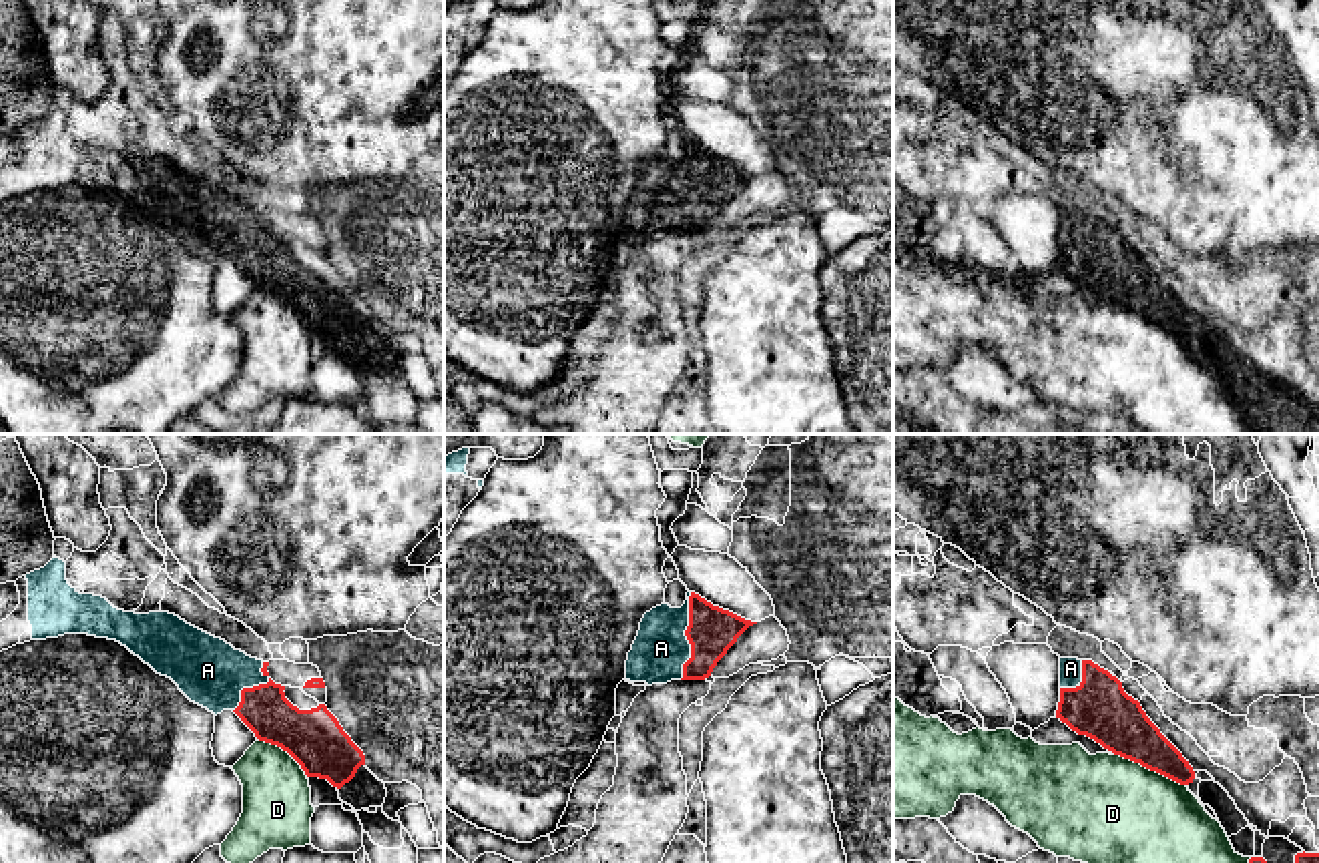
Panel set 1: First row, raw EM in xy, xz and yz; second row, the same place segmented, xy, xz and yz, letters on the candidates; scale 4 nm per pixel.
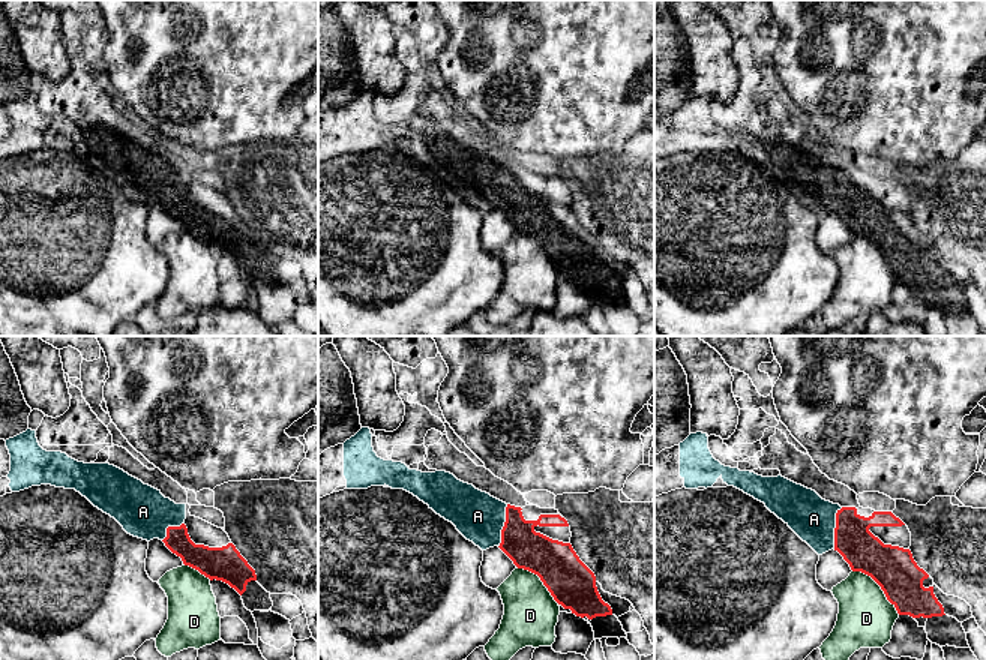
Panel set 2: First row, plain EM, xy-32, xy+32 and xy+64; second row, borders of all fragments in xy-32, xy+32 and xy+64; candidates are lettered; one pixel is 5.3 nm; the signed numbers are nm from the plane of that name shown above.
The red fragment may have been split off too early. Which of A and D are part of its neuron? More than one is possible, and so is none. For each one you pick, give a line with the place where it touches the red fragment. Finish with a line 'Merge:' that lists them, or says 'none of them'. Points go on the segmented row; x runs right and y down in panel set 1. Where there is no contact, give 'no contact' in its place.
A: xz (685, 635)
Merge: A

